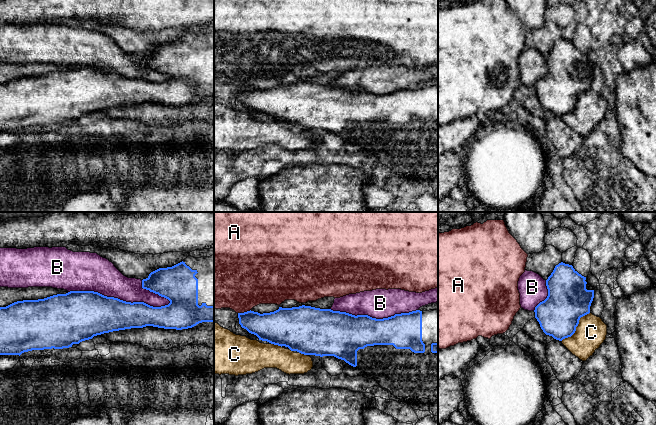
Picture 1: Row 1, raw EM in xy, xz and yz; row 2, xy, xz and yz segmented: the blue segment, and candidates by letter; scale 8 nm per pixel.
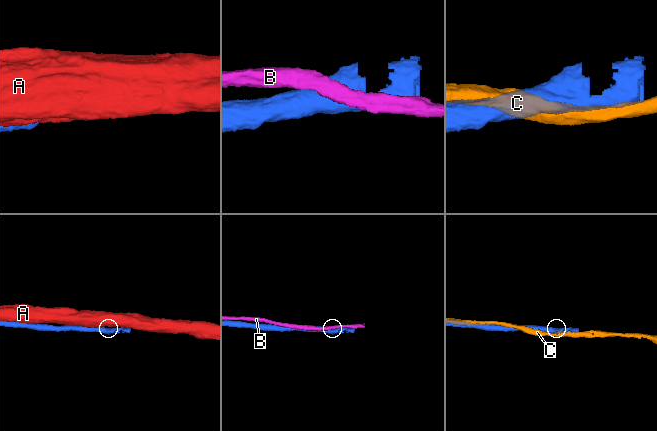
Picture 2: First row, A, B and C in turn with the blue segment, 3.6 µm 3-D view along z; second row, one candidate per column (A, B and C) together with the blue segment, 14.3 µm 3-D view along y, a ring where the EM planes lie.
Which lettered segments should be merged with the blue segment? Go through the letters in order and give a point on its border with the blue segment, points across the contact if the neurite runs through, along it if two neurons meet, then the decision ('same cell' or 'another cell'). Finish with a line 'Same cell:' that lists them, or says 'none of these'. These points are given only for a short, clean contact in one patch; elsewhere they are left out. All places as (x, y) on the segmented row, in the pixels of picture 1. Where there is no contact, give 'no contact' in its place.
A: contact xz (244, 312); another cell
B: contact xy (119, 299); another cell
C: contact yz (576, 326); another cell
Same cell: none of these

